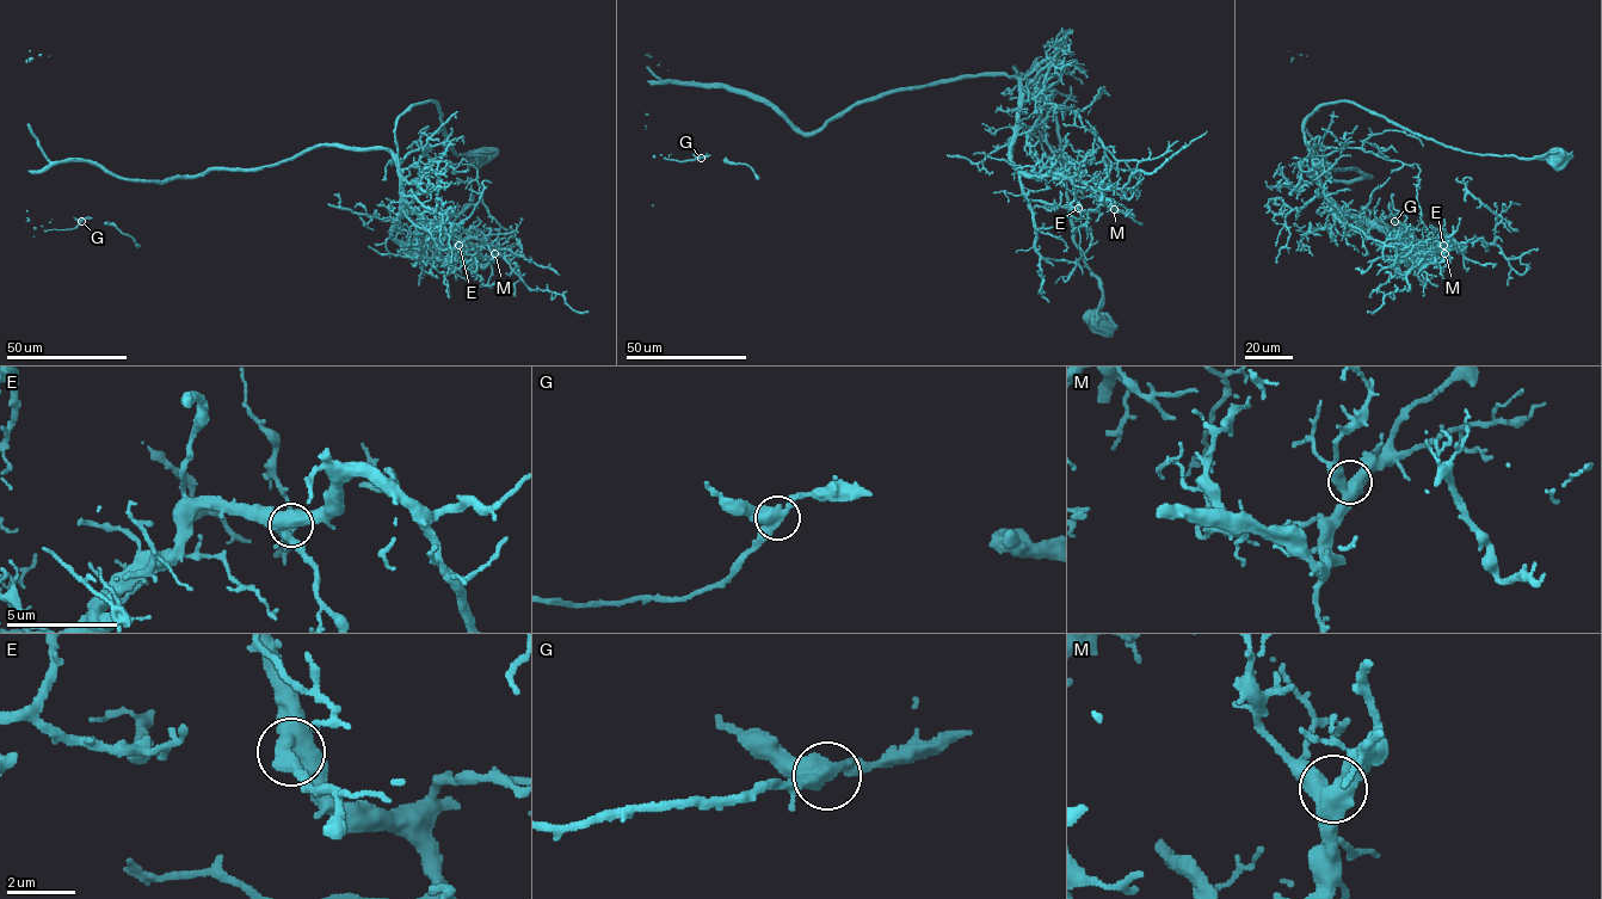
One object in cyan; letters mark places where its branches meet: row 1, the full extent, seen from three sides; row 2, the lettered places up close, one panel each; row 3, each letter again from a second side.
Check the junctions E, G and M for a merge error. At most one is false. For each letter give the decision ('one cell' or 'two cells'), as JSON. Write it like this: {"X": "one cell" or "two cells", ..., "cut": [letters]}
{"E": "one cell", "G": "two cells", "M": "one cell", "cut": ["G"]}

